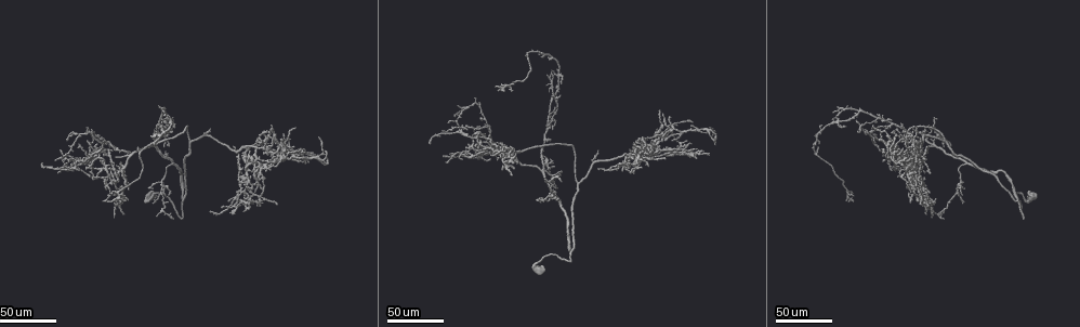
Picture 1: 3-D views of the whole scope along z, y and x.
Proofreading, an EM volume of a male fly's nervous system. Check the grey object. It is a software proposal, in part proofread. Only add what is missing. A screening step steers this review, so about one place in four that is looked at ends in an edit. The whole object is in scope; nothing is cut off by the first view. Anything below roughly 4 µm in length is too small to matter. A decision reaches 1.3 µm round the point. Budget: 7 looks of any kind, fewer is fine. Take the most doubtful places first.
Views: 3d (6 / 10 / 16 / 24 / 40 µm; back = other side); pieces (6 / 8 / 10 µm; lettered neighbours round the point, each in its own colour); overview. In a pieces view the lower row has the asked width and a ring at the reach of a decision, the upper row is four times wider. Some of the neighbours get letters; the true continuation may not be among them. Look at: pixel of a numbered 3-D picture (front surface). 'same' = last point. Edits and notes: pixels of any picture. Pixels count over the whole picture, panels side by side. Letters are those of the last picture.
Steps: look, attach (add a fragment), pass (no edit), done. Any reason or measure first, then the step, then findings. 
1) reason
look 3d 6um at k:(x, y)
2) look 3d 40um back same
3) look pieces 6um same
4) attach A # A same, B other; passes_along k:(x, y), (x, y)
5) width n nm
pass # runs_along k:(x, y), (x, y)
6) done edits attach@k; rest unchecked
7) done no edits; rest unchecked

long arm stops here
look 3d 40um at 1:(444, 156)

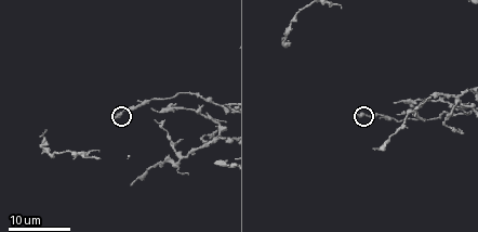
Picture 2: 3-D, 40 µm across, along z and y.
see the neighbours
look pieces 10um at 2:(357, 114)

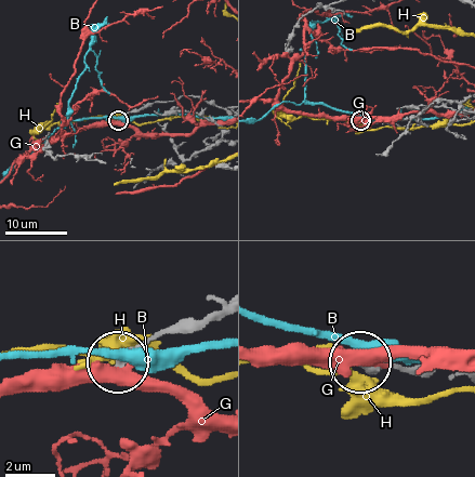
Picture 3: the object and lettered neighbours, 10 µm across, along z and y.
width 300 nm
pass # B other, G other, H other; none of them fits

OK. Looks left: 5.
thin end
look 3d 24um at 1:(261, 184)

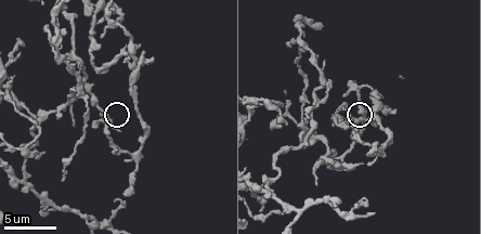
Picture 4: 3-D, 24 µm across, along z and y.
look pieces 6um at 4:(101, 116)

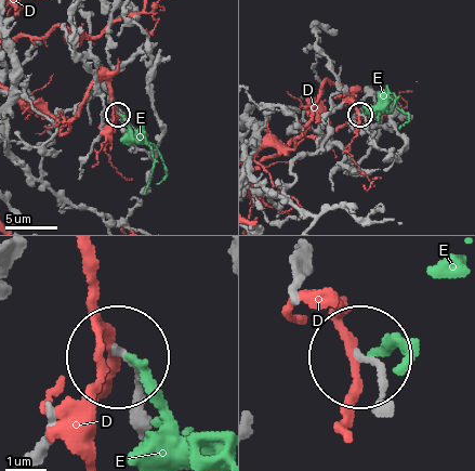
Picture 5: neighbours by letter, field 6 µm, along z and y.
width 150 nm
pass # D other, E other; runs_along 5:(384, 410), (364, 362); no lettered fragment goes on from it

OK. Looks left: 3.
an open end
look 3d 24um at 1:(291, 148)

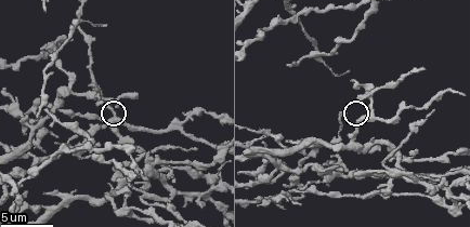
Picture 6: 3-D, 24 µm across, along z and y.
look pieces 8um at 6:(103, 103)

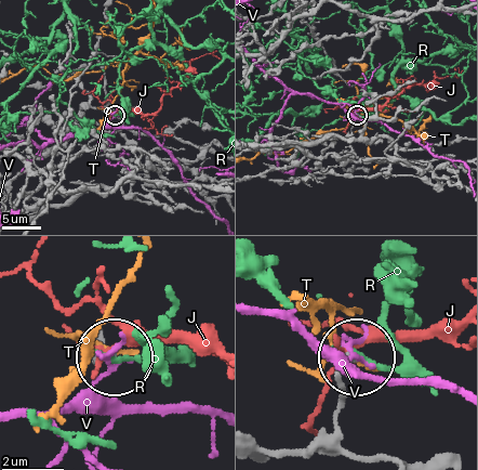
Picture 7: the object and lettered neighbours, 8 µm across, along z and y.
pass # J other, R other, T other, V other; none of them fits

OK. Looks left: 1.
branch stops here
look pieces 8um at 6:(261, 205)

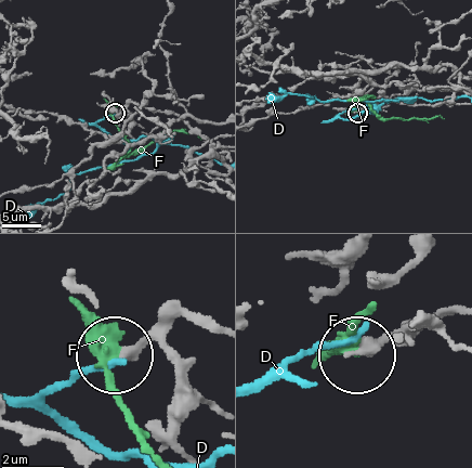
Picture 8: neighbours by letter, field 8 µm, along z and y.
pass # D other, F other; runs_along 8:(212, 330), (173, 317), (114, 354); none of them fits

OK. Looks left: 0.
done no edits; rest unchecked

